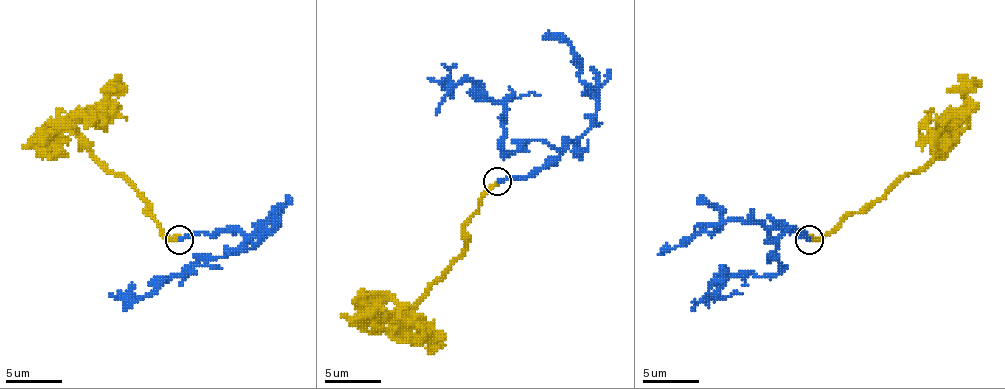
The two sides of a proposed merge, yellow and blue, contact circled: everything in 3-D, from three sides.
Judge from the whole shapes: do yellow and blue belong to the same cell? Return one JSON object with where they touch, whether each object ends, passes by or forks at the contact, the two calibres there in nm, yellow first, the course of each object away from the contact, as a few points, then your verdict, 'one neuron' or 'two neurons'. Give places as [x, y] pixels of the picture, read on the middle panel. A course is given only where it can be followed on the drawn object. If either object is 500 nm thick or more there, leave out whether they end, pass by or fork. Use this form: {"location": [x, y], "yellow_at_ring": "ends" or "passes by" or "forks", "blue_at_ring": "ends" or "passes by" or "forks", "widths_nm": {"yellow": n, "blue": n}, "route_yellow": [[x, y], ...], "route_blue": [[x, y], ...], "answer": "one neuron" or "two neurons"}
{"location": [497, 181], "yellow_at_ring": "ends", "blue_at_ring": "ends", "widths_nm": {"yellow": 260, "blue": 220}, "route_yellow": [[495, 182], [464, 227], [464, 252], [414, 305], [403, 305], [394, 317], [417, 342], [439, 333]], "route_blue": [[498, 182], [540, 171], [562, 151], [540, 140], [506, 151], [504, 106], [473, 81], [459, 81], [436, 115]], "answer": "two neurons"}

